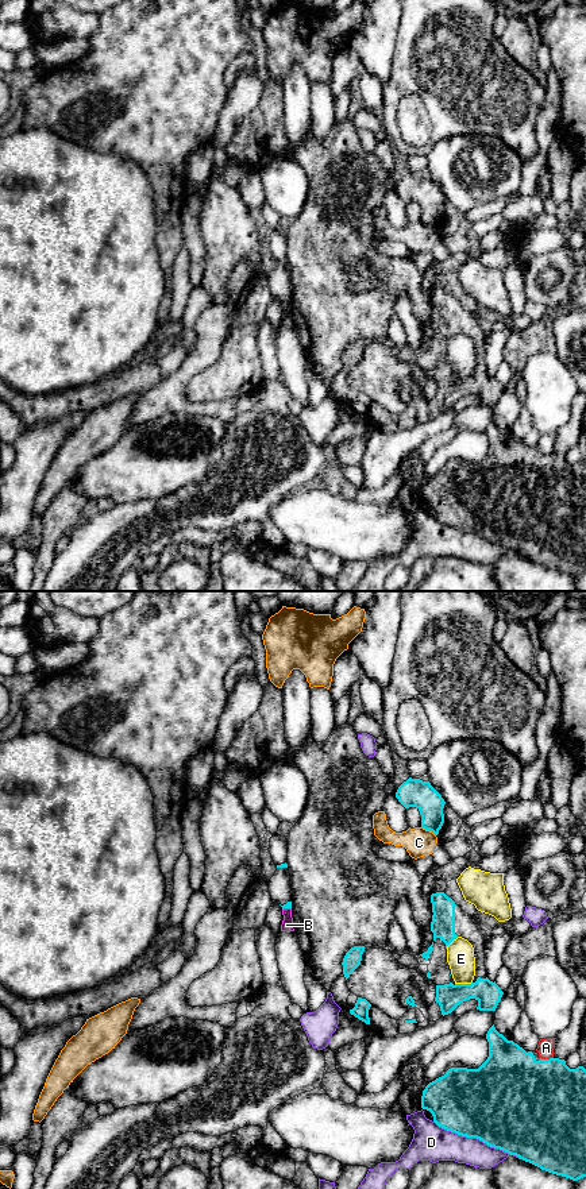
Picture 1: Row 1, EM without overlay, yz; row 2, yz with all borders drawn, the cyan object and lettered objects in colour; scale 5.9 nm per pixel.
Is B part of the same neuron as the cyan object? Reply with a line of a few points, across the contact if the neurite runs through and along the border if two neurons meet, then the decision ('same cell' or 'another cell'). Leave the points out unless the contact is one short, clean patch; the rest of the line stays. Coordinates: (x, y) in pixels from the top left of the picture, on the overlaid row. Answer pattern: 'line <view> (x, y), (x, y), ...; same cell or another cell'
line yz (290, 907), (282, 910); another cell

